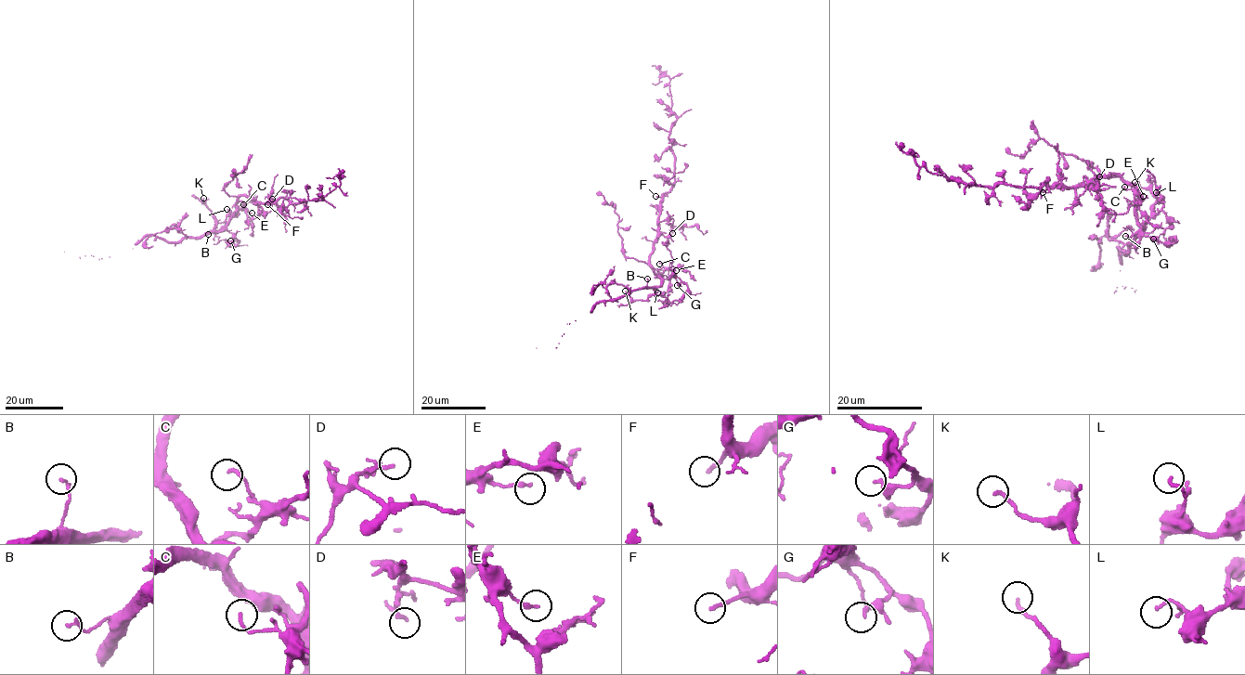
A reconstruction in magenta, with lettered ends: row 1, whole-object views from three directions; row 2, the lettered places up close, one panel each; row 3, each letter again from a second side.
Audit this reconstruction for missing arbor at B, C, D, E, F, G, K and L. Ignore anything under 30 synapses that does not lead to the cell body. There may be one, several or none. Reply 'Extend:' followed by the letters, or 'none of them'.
Extend: F

